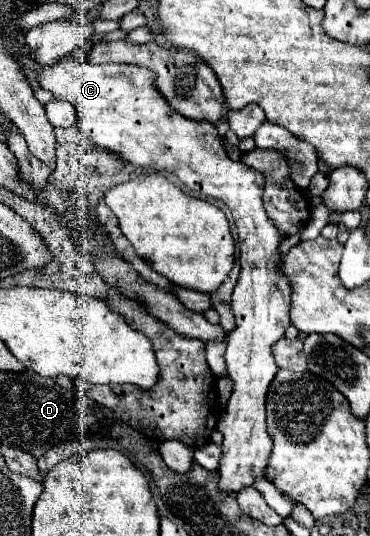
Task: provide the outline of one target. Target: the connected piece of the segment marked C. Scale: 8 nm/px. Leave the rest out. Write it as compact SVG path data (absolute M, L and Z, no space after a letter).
M62 57L58 63L40 69L38 79L42 89L52 91L56 99L68 101L76 107L80 131L98 147L116 151L124 157L124 161L142 169L170 175L176 173L176 179L188 189L198 189L204 197L218 199L230 209L238 231L242 269L232 293L236 327L226 339L226 365L234 389L218 423L218 431L224 435L218 485L224 493L238 493L242 487L250 487L256 477L264 477L272 449L270 435L266 433L264 411L268 387L278 373L272 347L292 325L292 285L280 269L282 259L276 251L284 237L278 229L274 229L276 225L262 205L262 173L240 161L232 161L214 125L204 121L196 123L174 113L154 87L154 73L148 69L92 65L76 57Z

